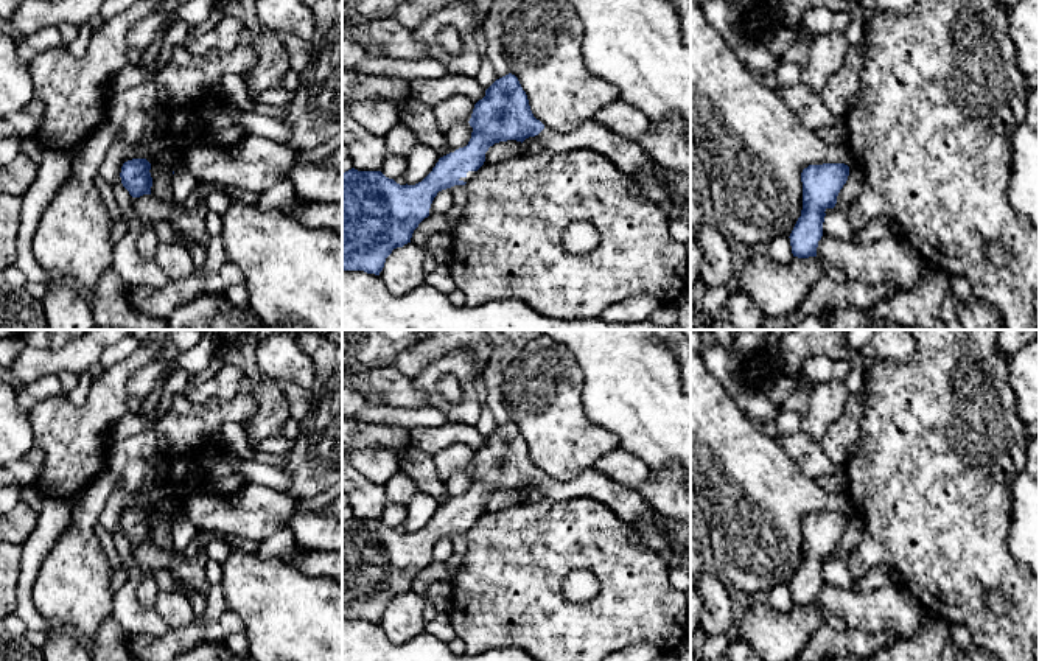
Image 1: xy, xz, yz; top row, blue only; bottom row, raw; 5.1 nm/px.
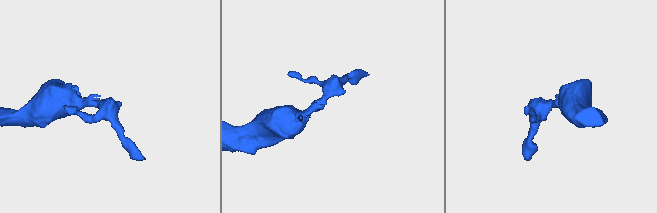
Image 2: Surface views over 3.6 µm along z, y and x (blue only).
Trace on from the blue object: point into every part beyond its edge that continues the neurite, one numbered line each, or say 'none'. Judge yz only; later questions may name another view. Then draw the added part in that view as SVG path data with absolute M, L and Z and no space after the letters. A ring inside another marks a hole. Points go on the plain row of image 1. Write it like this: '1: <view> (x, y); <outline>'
none

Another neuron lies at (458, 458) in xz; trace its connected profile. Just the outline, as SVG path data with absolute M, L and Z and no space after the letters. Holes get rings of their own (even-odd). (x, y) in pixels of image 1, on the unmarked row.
M460 443L439 451L436 456L432 456L439 476L443 481L448 481L456 471L468 471L474 453L476 451Z

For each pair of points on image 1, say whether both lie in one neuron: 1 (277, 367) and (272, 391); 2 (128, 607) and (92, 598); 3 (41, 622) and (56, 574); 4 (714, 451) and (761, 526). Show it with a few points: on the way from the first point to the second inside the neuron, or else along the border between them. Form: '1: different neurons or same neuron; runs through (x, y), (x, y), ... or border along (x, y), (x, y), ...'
1: different neurons; border along (263, 378), (282, 384)
2: different neurons; border along (115, 591), (111, 616)
3: different neurons; border along (34, 579), (33, 604), (50, 629)
4: same neuron; runs through (733, 470), (748, 489), (753, 507)

